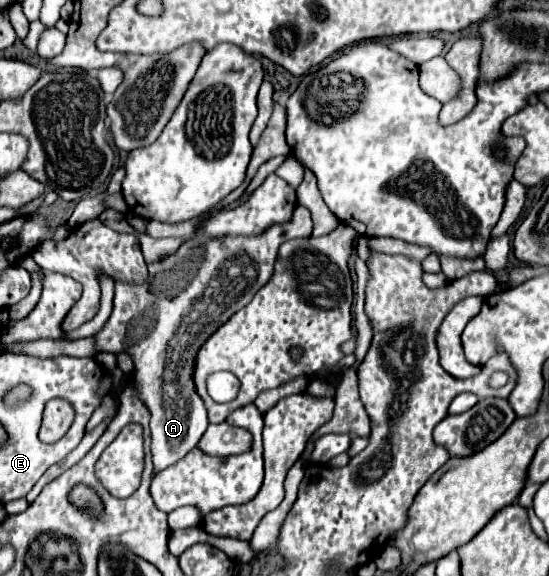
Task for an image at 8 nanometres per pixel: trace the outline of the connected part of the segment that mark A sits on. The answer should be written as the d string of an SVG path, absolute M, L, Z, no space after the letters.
M296 205L294 217L286 225L270 227L262 237L224 237L214 241L198 241L196 237L184 243L174 257L152 263L148 267L148 279L142 285L126 285L124 297L124 281L116 281L114 295L114 311L100 333L96 333L96 345L100 351L118 353L126 351L134 359L132 379L138 385L140 397L152 413L150 419L151 453L154 455L154 473L170 467L174 461L184 457L204 435L208 423L208 411L202 397L194 385L194 367L196 355L206 339L222 327L236 311L246 307L250 299L270 281L274 263L278 257L278 249L284 241L310 237L314 229L312 215L306 207Z

